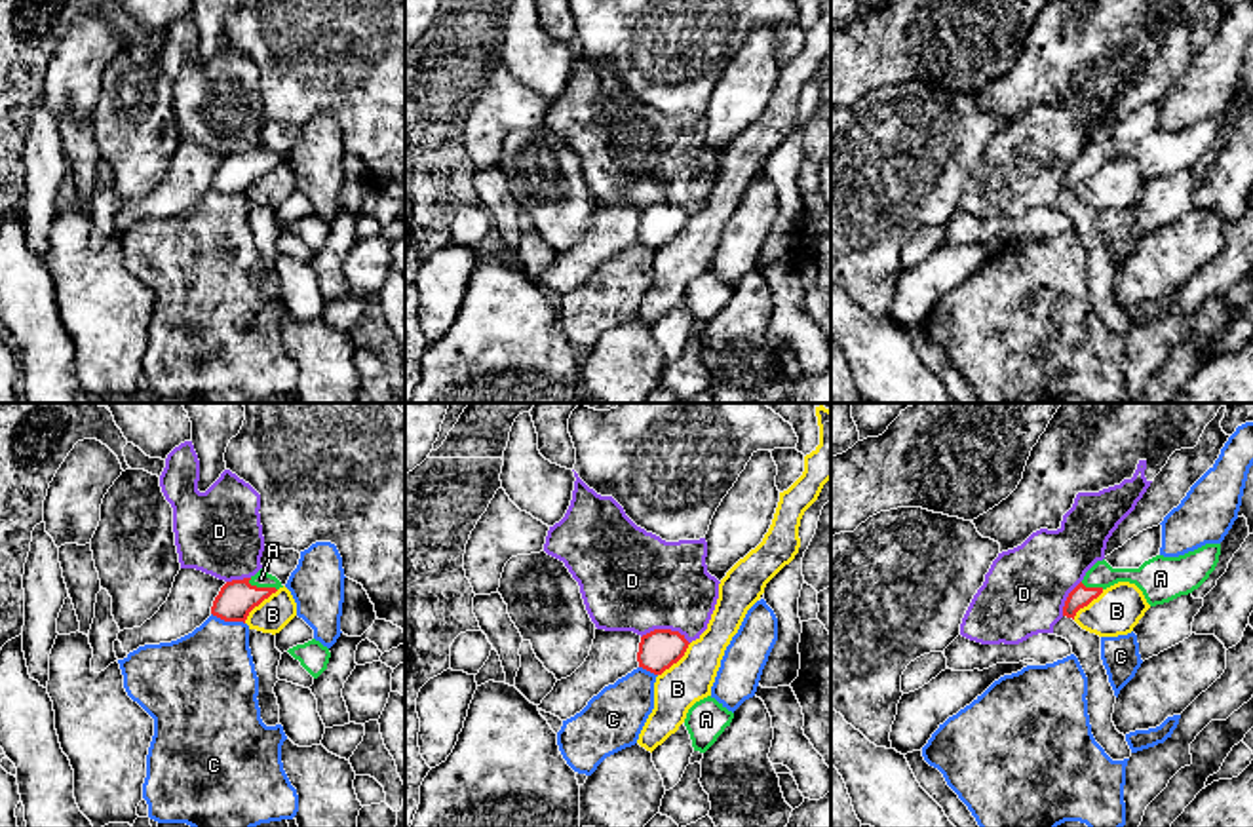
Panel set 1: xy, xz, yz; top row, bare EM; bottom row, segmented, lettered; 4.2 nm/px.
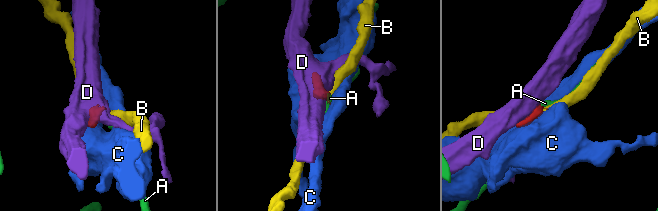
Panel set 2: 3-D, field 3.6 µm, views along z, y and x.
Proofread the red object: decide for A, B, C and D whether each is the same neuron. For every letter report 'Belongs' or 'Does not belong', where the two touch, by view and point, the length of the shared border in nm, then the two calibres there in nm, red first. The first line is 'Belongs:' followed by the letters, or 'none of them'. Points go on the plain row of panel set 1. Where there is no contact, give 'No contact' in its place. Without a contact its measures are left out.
Belongs: A
A: Belongs. Touches red at xy (263, 162). Shared border 130 nm. Thickness 160 nm (red) against 70 nm
B: Does not belong. Touches red at xy (259, 177). Shared border 200 nm. Thickness 160 nm (red) against 150 nm
C: Does not belong. Touches red at xy (229, 194). Shared border 150 nm. Thickness 160 nm (red) against 400 nm
D: Does not belong. Touches red at xz (666, 204). Shared border 220 nm. Thickness 170 nm (red) against 420 nm

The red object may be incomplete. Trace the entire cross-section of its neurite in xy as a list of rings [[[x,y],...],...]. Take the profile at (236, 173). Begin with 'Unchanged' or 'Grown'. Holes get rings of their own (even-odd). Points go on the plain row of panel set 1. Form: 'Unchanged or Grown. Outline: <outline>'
Grown. Outline: [[[260,143],[255,150],[226,156],[213,175],[211,188],[224,196],[243,196],[249,186],[276,167],[281,156]]]

